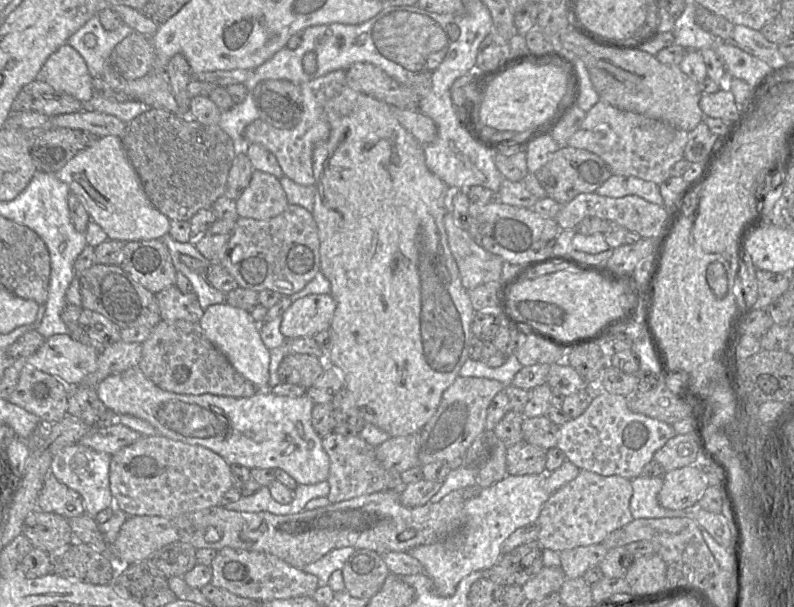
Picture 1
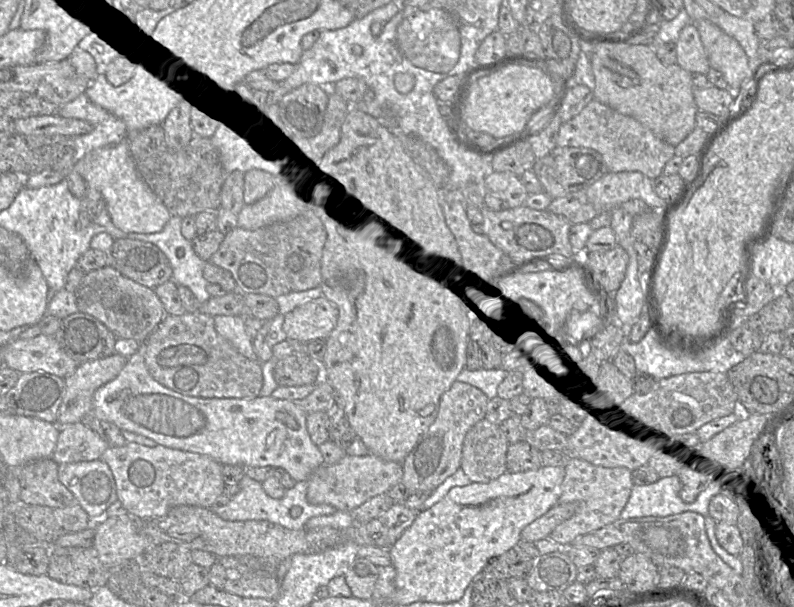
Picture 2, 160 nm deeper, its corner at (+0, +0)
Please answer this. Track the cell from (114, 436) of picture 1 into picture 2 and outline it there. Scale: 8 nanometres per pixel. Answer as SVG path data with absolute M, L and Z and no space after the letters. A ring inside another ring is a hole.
M82 422L60 427L57 444L51 458L57 464L101 459L109 447L95 431Z

